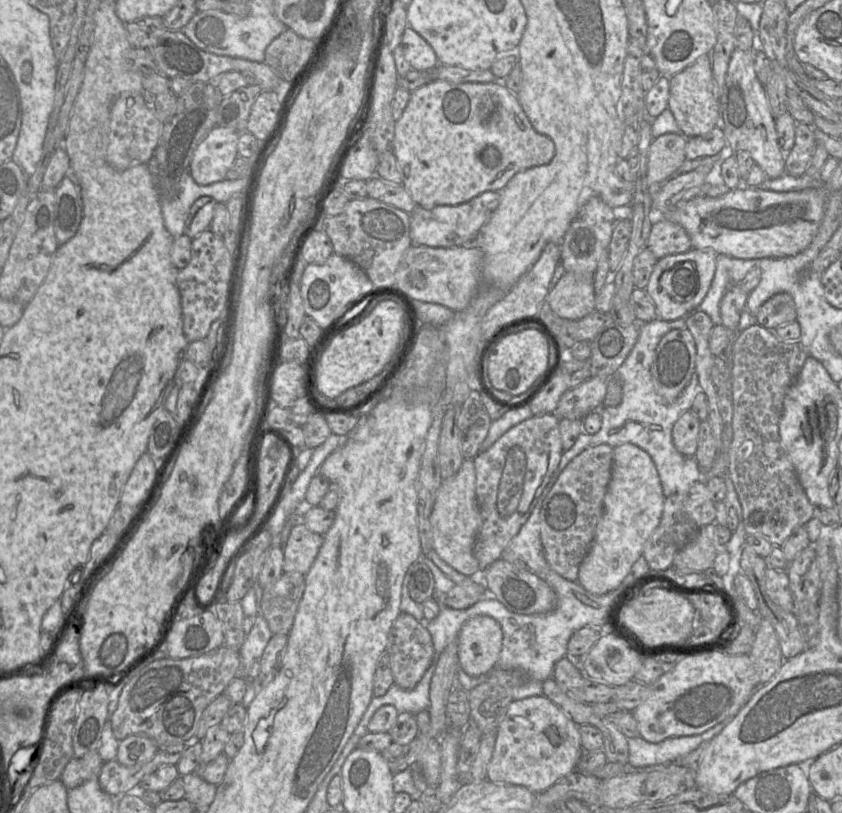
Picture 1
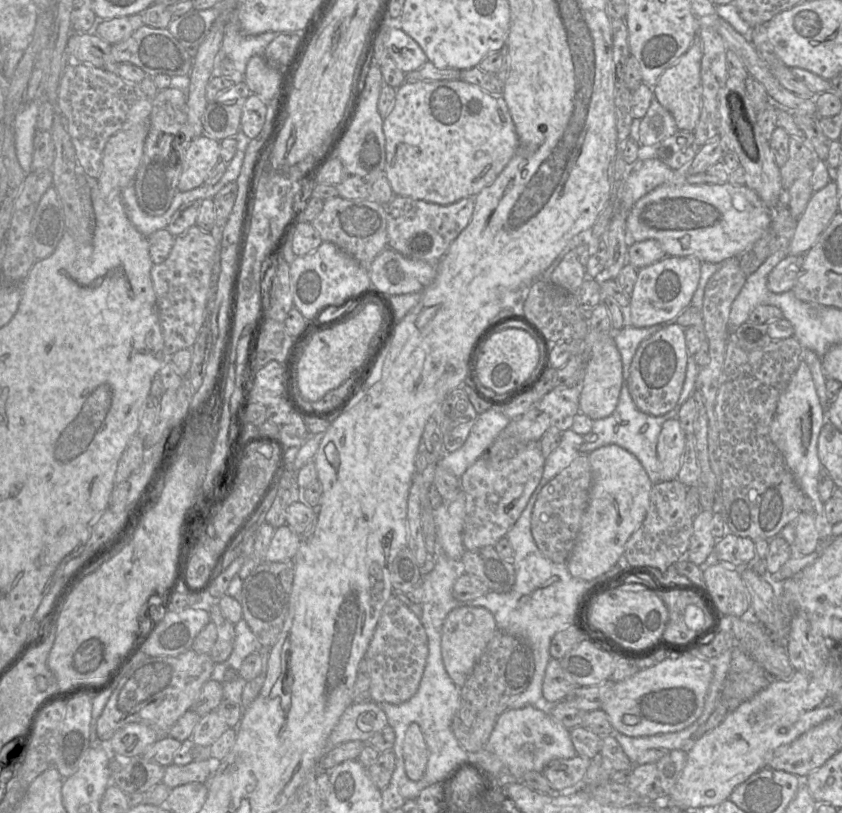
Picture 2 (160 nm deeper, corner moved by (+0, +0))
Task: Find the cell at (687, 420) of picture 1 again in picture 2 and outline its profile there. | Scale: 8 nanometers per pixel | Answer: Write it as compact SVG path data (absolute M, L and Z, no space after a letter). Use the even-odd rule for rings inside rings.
M677 418L664 422L657 442L661 481L677 478L681 468L686 434Z

